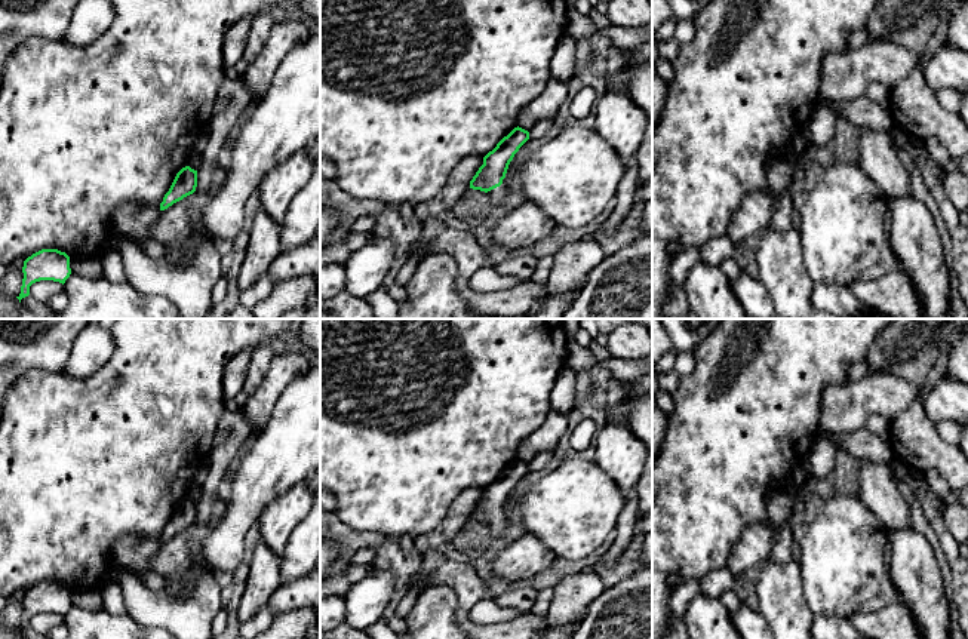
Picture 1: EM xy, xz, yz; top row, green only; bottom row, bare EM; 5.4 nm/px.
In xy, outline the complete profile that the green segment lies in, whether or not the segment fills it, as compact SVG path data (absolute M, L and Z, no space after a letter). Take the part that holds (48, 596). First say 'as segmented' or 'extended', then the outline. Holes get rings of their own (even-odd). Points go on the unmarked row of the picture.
as segmented; M42 581L24 593L22 605L21 626L16 629L19 635L30 627L30 618L36 614L53 612L64 617L71 606L70 589L58 581Z

